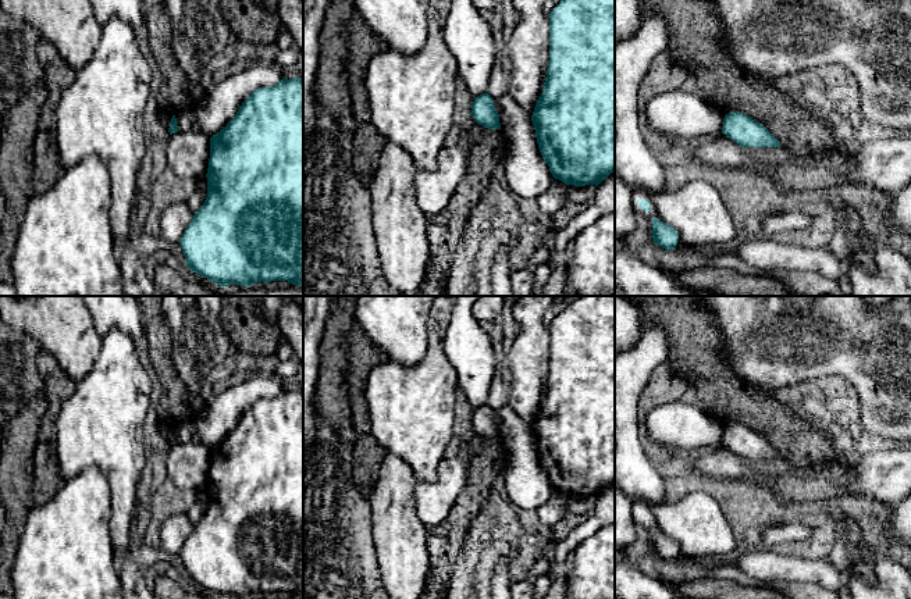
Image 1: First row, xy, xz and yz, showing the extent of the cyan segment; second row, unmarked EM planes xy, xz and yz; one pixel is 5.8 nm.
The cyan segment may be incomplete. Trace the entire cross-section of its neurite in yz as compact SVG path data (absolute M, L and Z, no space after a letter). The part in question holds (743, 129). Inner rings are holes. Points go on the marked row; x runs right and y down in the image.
M740 111L725 115L722 133L744 149L780 146L780 142L764 125Z

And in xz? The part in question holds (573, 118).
M561 0L549 13L549 60L531 121L555 179L598 186L615 171L615 0Z

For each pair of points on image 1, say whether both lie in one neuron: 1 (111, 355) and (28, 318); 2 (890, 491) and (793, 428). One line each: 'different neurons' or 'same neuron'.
1: different neurons
2: different neurons

